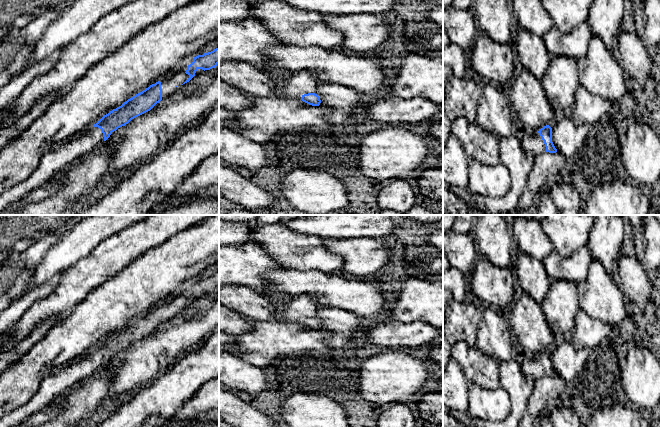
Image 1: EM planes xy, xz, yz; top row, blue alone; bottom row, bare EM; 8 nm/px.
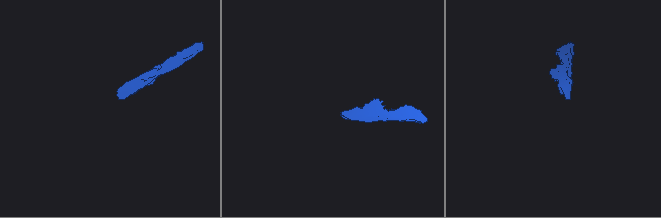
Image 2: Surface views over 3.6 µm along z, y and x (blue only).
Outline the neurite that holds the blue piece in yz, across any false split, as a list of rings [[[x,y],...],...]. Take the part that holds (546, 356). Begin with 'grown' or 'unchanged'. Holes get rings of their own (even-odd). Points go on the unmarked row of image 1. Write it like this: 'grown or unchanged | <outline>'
grown | [[[549,349],[539,353],[538,356],[522,357],[521,365],[524,374],[532,377],[534,380],[544,376],[557,376],[552,366],[552,352]]]

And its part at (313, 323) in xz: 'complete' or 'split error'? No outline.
split error

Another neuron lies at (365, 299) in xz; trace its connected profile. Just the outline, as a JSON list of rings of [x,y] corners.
[[[271,270],[263,275],[263,280],[264,283],[256,288],[263,295],[268,291],[280,292],[288,297],[308,295],[324,307],[347,310],[369,320],[384,318],[390,306],[380,290],[379,283],[349,280],[318,270]]]

